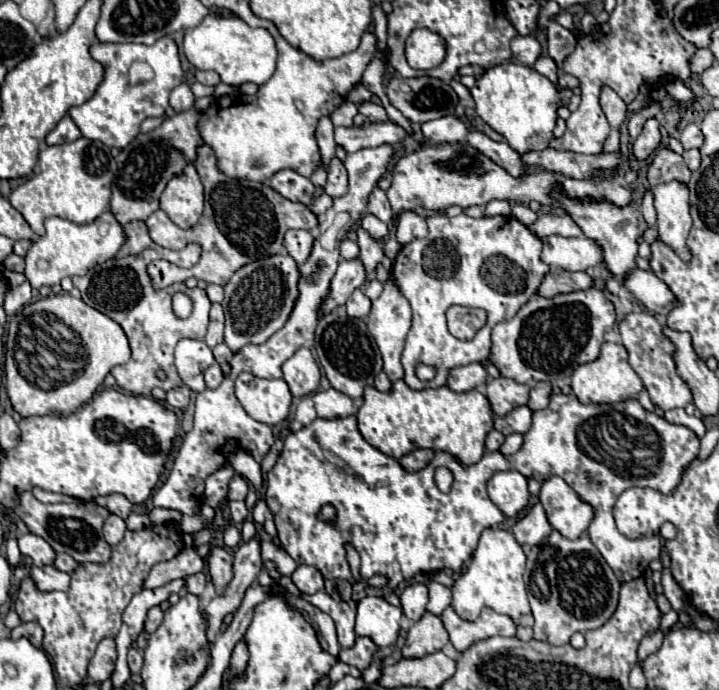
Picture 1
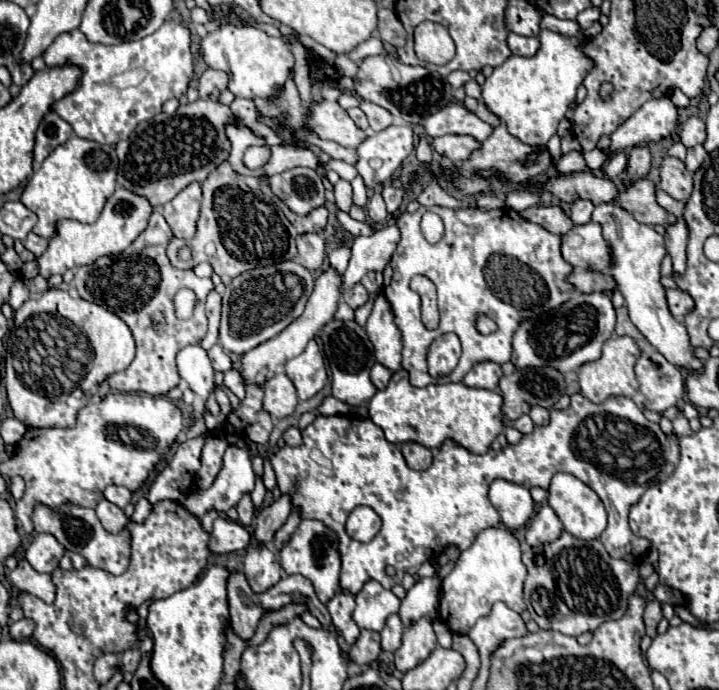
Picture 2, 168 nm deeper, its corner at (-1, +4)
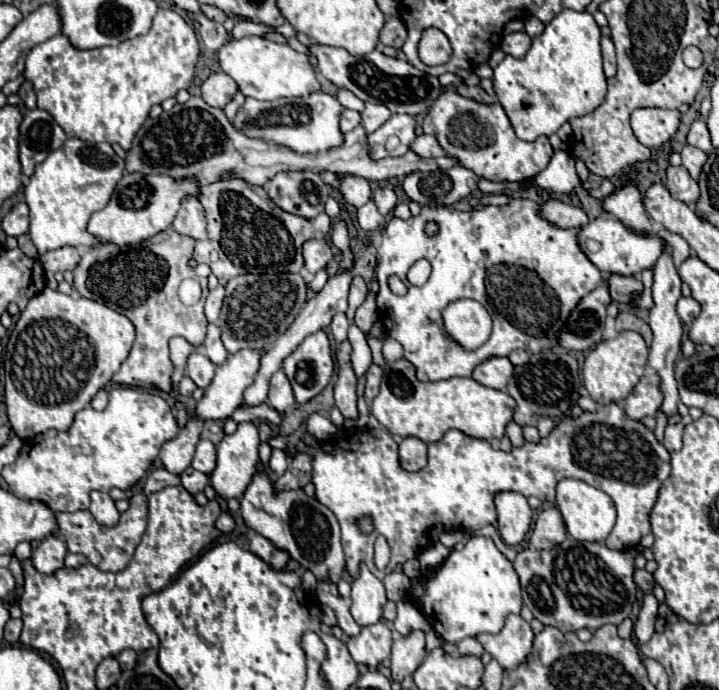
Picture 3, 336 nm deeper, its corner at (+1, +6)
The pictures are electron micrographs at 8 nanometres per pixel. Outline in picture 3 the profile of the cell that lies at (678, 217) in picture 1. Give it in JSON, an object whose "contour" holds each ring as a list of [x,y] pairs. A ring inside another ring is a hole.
{"contour":[[[665,254],[665,258],[657,260],[655,266],[655,276],[653,276],[653,300],[655,300],[655,308],[649,314],[649,326],[653,330],[653,344],[649,350],[649,362],[647,366],[651,370],[655,370],[659,374],[659,390],[663,394],[663,402],[661,402],[661,412],[671,418],[677,412],[677,404],[679,404],[679,394],[677,394],[677,386],[675,386],[675,378],[673,378],[673,364],[675,358],[681,352],[681,336],[683,336],[683,324],[677,316],[675,304],[681,298],[681,278],[677,274],[677,268],[673,266],[671,254]]]}

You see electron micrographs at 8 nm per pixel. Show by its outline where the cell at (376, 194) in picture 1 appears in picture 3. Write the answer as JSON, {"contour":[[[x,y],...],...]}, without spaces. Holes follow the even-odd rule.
{"contour":[[[371,200],[357,210],[357,220],[359,220],[359,226],[367,232],[377,230],[383,224],[383,216],[377,212],[377,206],[373,206]]]}

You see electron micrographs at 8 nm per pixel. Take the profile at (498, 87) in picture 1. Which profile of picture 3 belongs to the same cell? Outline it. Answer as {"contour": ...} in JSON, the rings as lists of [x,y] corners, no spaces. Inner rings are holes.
{"contour":[[[561,10],[543,30],[543,34],[533,38],[533,46],[525,58],[515,60],[513,56],[505,56],[505,60],[495,68],[493,82],[495,94],[505,108],[515,134],[521,140],[535,140],[539,136],[555,134],[565,122],[577,116],[585,116],[603,104],[607,94],[605,74],[601,66],[601,28],[593,20],[589,12]]]}

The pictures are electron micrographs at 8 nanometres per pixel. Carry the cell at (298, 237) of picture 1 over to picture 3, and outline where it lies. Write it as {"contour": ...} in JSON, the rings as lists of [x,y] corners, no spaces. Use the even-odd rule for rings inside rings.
{"contour":[[[309,240],[303,246],[303,258],[305,258],[305,268],[315,274],[327,268],[327,264],[333,260],[333,252],[325,240]]]}

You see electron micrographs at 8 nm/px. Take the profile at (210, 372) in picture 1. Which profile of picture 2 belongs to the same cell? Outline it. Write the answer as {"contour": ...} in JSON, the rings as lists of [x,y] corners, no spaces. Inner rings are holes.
{"contour":[[[215,344],[211,350],[209,350],[209,358],[211,358],[211,364],[213,364],[213,370],[215,372],[225,372],[231,368],[231,360],[227,356],[227,352],[223,350],[221,344]]]}

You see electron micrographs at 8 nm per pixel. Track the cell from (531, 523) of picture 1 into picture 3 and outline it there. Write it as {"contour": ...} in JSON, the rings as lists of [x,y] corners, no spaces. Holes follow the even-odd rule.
{"contour":[[[547,508],[537,516],[529,544],[537,550],[551,550],[567,540],[567,536],[569,532],[565,528],[561,512],[557,508]]]}

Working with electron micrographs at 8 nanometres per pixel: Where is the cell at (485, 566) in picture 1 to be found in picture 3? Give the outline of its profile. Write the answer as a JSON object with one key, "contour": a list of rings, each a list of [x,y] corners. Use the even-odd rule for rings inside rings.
{"contour":[[[473,536],[463,548],[453,550],[425,580],[423,596],[415,600],[433,630],[449,644],[483,632],[497,634],[507,614],[519,614],[521,588],[511,562],[497,550],[491,538]]]}

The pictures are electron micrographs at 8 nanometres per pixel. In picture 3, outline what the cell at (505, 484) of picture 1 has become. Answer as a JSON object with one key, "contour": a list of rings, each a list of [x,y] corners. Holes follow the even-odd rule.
{"contour":[[[501,492],[495,496],[499,532],[505,544],[517,546],[525,540],[525,534],[531,528],[533,510],[527,504],[527,498],[517,492]]]}

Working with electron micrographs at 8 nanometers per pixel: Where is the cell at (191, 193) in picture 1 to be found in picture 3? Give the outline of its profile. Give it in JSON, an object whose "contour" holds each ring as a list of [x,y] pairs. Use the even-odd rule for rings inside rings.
{"contour":[[[187,198],[181,204],[181,210],[177,212],[177,218],[173,220],[173,228],[179,234],[191,236],[195,240],[207,238],[207,222],[205,222],[205,210],[199,204],[197,198]]]}

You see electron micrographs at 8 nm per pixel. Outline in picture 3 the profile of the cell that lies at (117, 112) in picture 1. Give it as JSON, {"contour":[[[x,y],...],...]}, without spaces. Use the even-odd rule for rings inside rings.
{"contour":[[[159,8],[147,34],[125,40],[115,48],[77,50],[69,46],[65,36],[53,36],[27,54],[23,76],[33,84],[37,108],[49,112],[67,136],[119,144],[129,152],[151,106],[189,88],[197,58],[199,44],[193,26],[175,10]]]}

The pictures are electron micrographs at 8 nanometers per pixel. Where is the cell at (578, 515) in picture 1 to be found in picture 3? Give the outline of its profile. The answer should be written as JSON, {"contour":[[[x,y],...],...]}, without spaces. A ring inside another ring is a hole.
{"contour":[[[565,478],[557,484],[557,508],[563,514],[565,526],[575,540],[605,542],[605,538],[613,530],[615,518],[617,518],[615,504],[603,490],[591,486],[583,480],[573,480],[573,478]]]}

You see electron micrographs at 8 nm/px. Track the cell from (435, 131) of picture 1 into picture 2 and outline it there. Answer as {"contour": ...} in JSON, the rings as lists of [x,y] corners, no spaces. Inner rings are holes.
{"contour":[[[451,102],[447,108],[441,108],[439,112],[431,114],[423,126],[429,138],[439,138],[445,134],[469,134],[483,142],[493,132],[487,122],[477,118],[459,102]]]}

